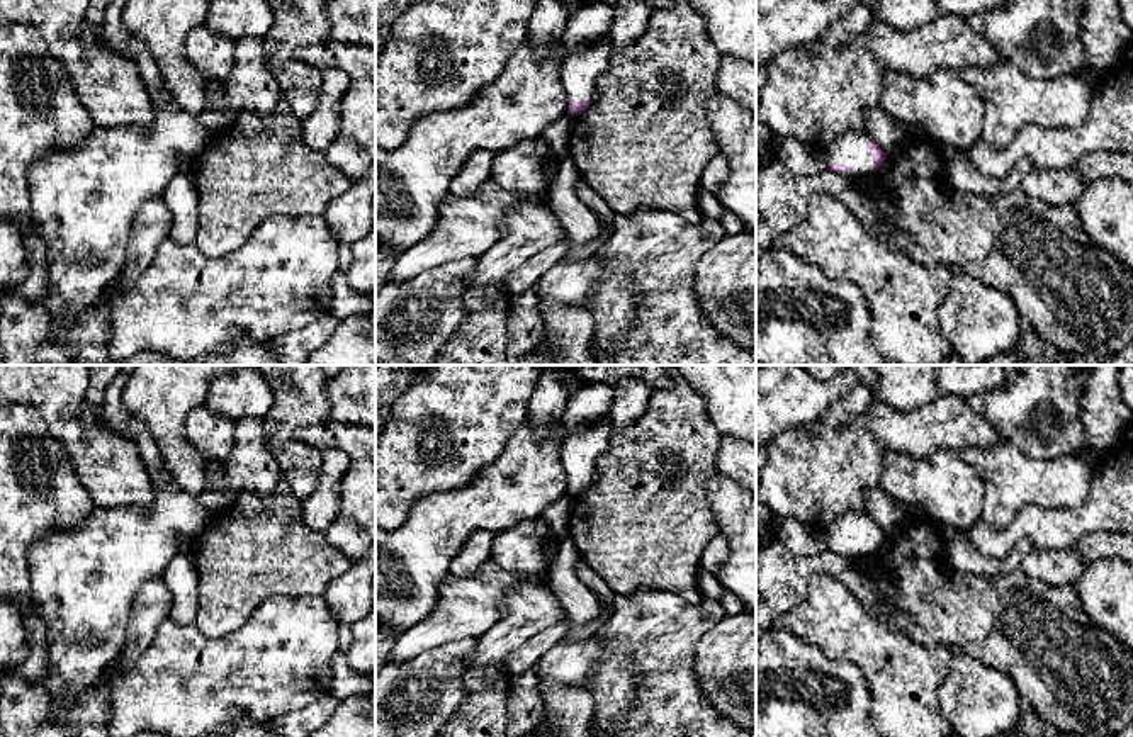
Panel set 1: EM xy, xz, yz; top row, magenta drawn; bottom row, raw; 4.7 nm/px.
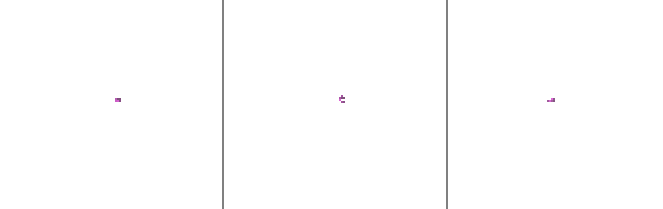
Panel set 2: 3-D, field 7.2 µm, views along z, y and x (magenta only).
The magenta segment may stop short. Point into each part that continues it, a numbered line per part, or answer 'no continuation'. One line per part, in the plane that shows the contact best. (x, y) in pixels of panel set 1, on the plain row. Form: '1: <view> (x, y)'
1: yz (850, 528)

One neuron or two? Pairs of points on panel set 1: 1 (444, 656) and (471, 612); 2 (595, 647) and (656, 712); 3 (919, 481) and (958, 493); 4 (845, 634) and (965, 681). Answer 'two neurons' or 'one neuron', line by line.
1: two neurons
2: two neurons
3: one neuron
4: two neurons

